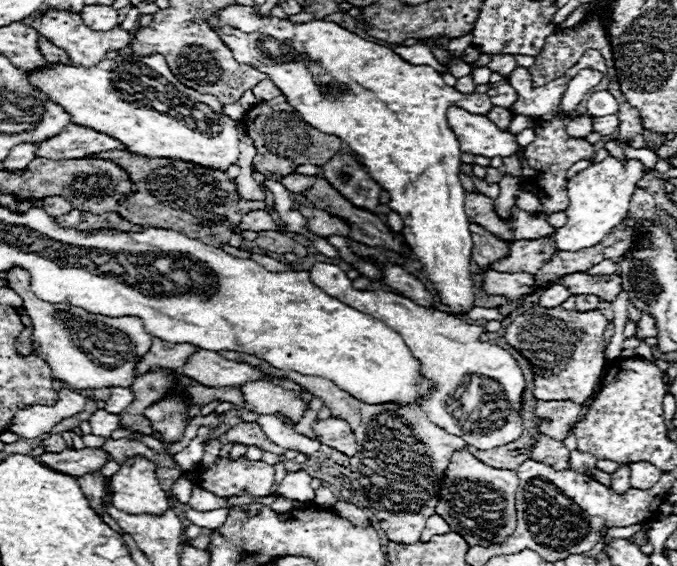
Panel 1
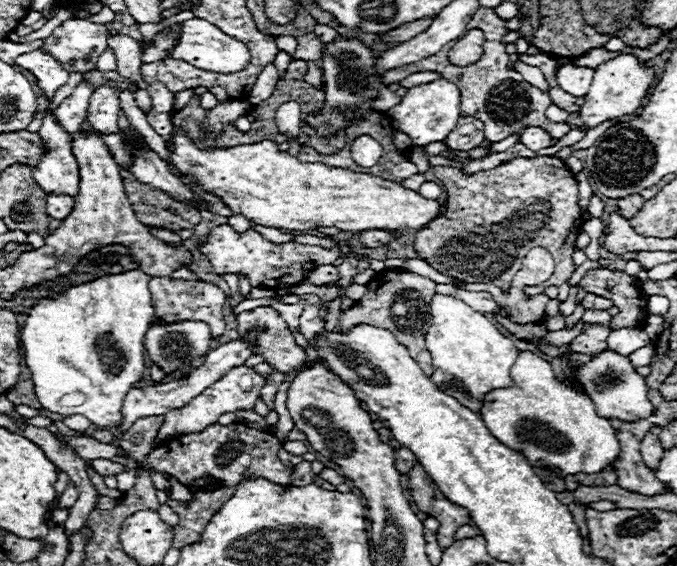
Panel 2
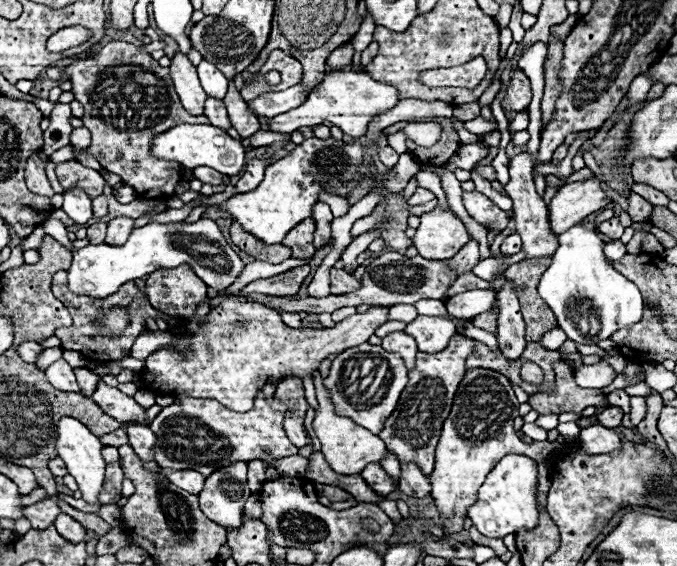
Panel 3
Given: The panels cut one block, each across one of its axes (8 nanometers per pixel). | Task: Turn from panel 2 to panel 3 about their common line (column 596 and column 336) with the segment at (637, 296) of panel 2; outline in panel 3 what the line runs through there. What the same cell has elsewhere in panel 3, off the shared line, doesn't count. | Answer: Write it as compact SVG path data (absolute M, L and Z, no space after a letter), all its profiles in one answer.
M330 270L330 280L332 280L332 294L344 294L344 292L354 292L362 286L362 280L356 278L354 274L348 274L346 270Z

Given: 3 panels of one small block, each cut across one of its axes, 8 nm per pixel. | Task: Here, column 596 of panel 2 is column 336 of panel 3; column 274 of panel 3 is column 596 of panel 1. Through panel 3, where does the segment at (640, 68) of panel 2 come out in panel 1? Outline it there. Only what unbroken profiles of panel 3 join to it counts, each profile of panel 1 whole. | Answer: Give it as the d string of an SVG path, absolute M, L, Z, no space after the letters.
M612 114L612 116L592 116L592 128L594 132L602 134L602 136L608 136L612 134L616 128L618 128L618 116Z

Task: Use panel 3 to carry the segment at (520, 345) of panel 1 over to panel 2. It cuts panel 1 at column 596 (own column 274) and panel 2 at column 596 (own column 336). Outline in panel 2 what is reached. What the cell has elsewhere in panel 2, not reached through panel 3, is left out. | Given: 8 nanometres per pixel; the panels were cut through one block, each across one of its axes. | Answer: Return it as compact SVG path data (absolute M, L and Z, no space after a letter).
M592 324L590 328L586 328L582 334L578 334L572 340L572 350L578 354L596 354L596 352L604 352L604 348L608 348L606 338L612 330L602 326L602 324Z

